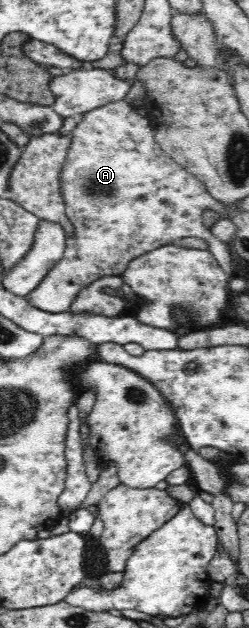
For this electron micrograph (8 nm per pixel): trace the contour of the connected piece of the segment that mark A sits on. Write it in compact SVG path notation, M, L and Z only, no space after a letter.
M119 100L117 102L110 102L105 106L83 114L81 122L77 123L72 131L71 144L60 172L59 185L61 185L61 193L63 193L63 201L65 201L65 213L67 218L73 223L75 232L71 237L67 236L68 240L66 241L65 252L63 256L61 256L61 260L57 260L57 262L51 266L51 270L47 272L47 276L41 280L41 284L39 284L35 290L31 291L27 296L24 296L31 306L51 314L67 312L69 311L71 303L74 302L75 297L83 287L89 286L89 284L98 281L104 276L121 277L130 260L133 260L135 257L143 256L143 254L151 252L151 250L155 250L155 248L172 244L175 240L191 236L204 240L207 243L208 252L214 256L214 259L221 265L221 268L225 270L227 274L233 276L233 274L231 274L231 272L233 272L233 262L231 261L229 244L213 236L213 233L207 230L205 224L202 222L205 210L218 212L223 219L229 219L230 210L227 209L227 205L223 205L221 201L215 200L213 196L207 193L207 187L203 185L203 181L200 181L196 176L193 176L190 172L181 168L181 166L171 159L168 154L163 152L163 149L155 140L154 128L151 128L150 121L147 120L147 117L138 114L127 101Z

